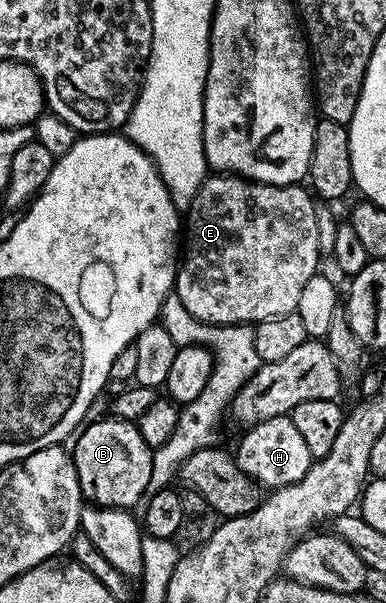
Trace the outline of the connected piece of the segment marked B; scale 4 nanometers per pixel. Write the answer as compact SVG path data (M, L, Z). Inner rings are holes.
M107 418L91 427L83 426L77 436L77 443L72 447L82 497L87 504L95 507L130 509L135 506L133 503L141 504L151 490L150 478L154 475L155 452L144 441L144 437L140 437L133 422Z

